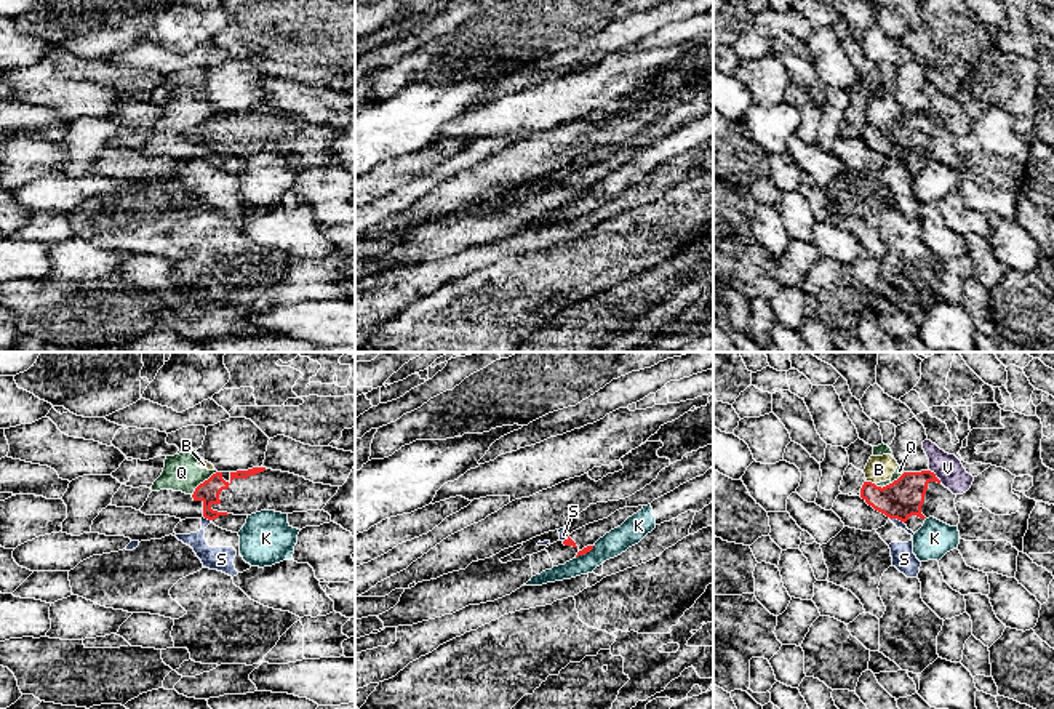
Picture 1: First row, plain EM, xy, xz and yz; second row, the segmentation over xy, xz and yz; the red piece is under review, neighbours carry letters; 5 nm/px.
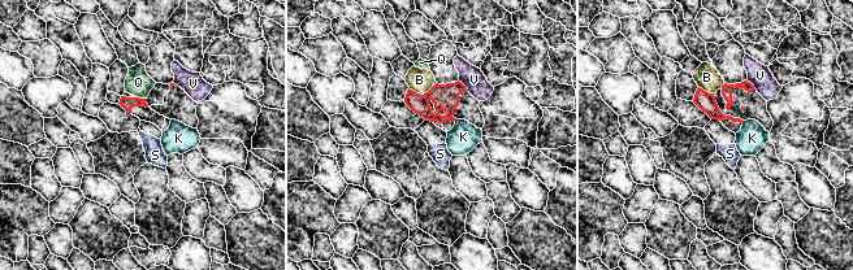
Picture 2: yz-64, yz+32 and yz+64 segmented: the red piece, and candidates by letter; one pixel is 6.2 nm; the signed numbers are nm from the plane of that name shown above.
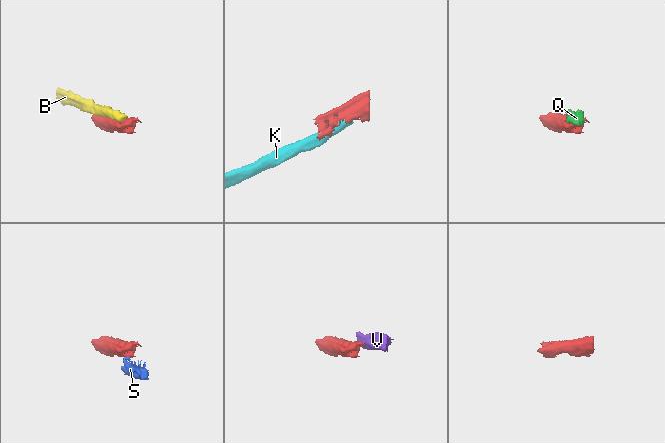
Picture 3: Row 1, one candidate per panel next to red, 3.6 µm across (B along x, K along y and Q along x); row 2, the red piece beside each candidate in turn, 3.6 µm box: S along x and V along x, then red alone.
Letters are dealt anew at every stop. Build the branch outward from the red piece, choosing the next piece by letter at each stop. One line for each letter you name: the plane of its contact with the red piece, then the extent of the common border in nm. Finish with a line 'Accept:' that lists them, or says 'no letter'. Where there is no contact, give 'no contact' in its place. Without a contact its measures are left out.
Accept: no letter

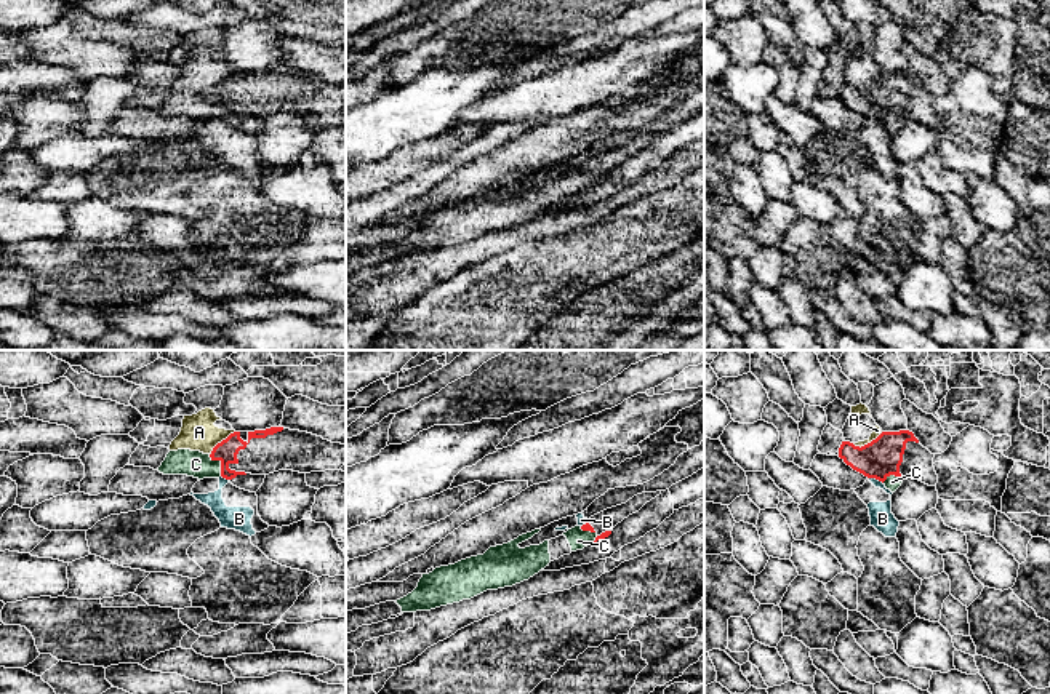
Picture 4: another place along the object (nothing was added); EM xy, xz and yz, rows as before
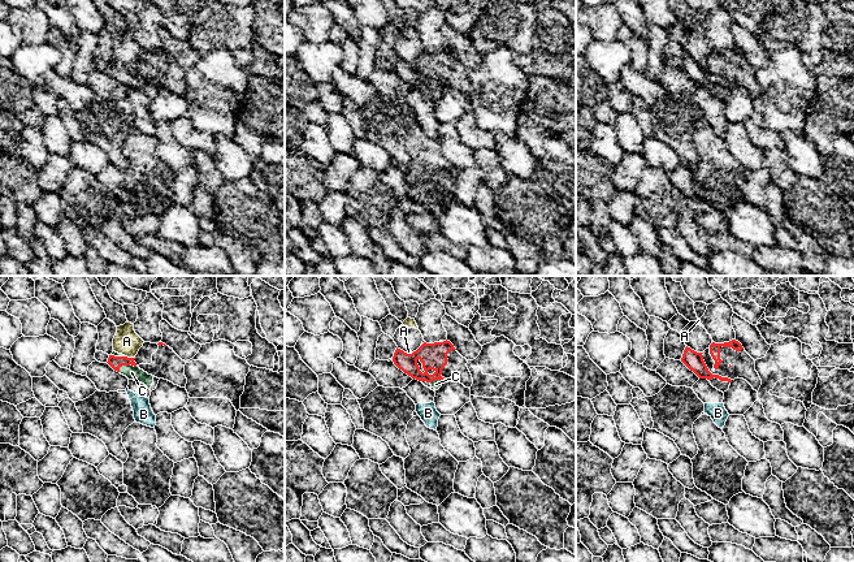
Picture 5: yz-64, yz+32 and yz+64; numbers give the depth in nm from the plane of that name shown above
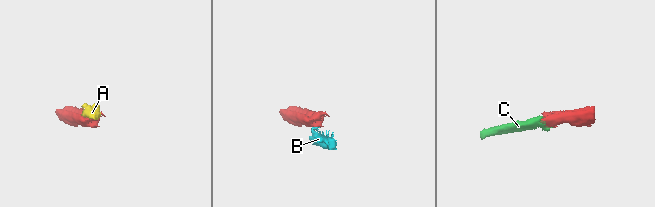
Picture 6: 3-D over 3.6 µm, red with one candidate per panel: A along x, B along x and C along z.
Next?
C: contact in xy; length 130 nm
Accept: C

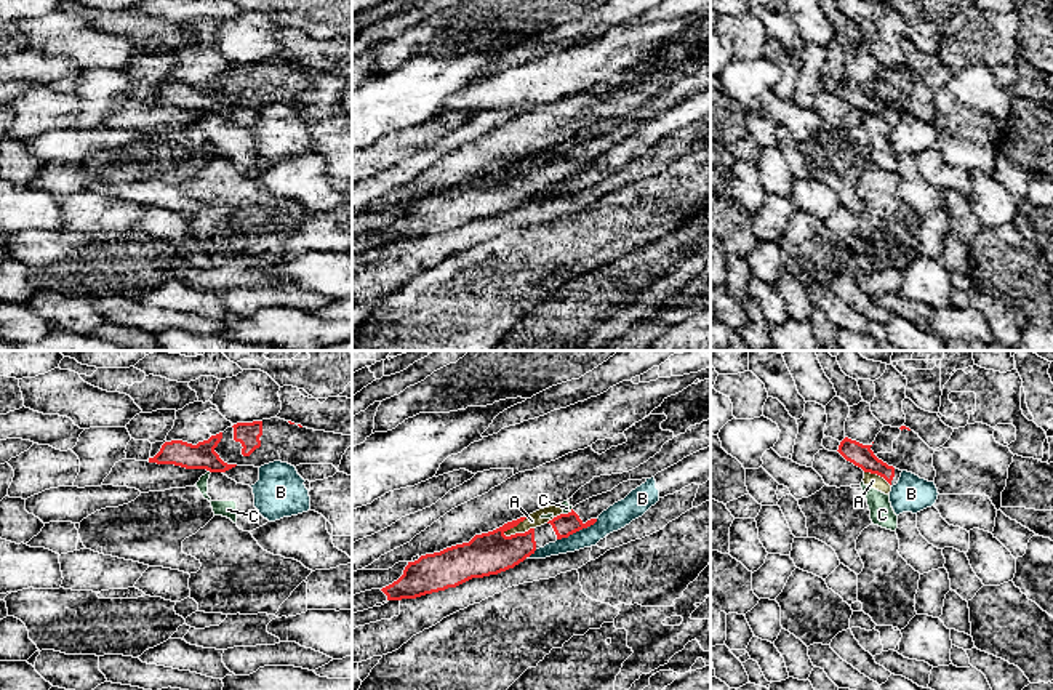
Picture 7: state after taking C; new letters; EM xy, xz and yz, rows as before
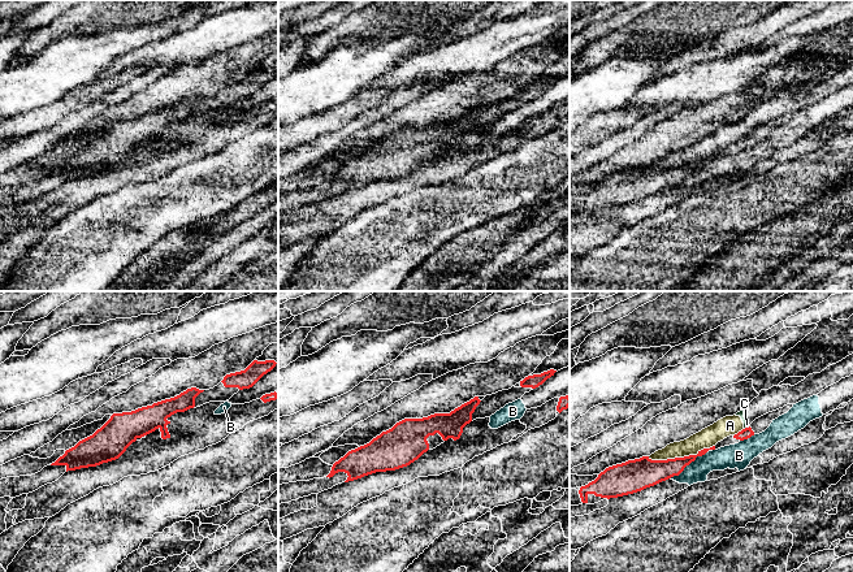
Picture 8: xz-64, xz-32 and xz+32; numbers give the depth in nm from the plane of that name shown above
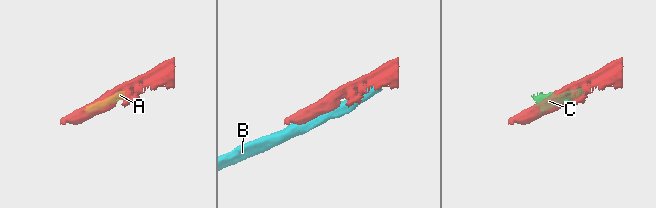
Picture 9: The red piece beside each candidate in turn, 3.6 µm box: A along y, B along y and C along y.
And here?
Accept: no letter

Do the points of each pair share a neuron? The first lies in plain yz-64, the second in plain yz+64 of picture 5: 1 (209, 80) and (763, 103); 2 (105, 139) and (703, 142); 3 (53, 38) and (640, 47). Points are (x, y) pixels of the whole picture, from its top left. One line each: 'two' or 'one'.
1: one
2: two
3: one

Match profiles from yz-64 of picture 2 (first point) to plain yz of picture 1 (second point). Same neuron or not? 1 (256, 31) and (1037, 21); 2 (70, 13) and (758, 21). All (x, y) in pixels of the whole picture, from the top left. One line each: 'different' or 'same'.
1: different
2: same

